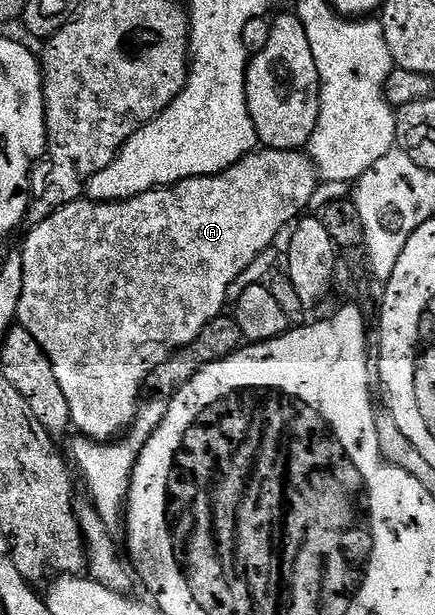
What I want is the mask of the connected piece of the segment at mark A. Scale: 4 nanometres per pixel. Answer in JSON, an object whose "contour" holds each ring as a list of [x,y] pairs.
{"contour":[[[263,148],[247,153],[236,164],[219,172],[215,176],[194,176],[176,184],[168,184],[166,188],[151,188],[127,200],[92,200],[90,198],[75,198],[64,208],[59,208],[48,214],[45,219],[34,225],[35,229],[27,236],[23,244],[23,285],[19,299],[18,323],[45,350],[49,362],[53,362],[53,374],[57,374],[57,382],[69,401],[71,423],[76,429],[80,428],[84,437],[94,441],[113,441],[120,434],[126,433],[132,427],[135,416],[139,412],[141,397],[145,392],[145,385],[151,372],[161,366],[166,360],[181,348],[187,348],[217,317],[224,315],[227,295],[235,284],[235,279],[274,242],[283,227],[294,225],[306,213],[310,206],[310,198],[314,190],[321,183],[319,174],[315,170],[315,163],[311,161],[306,151],[277,150]]]}

